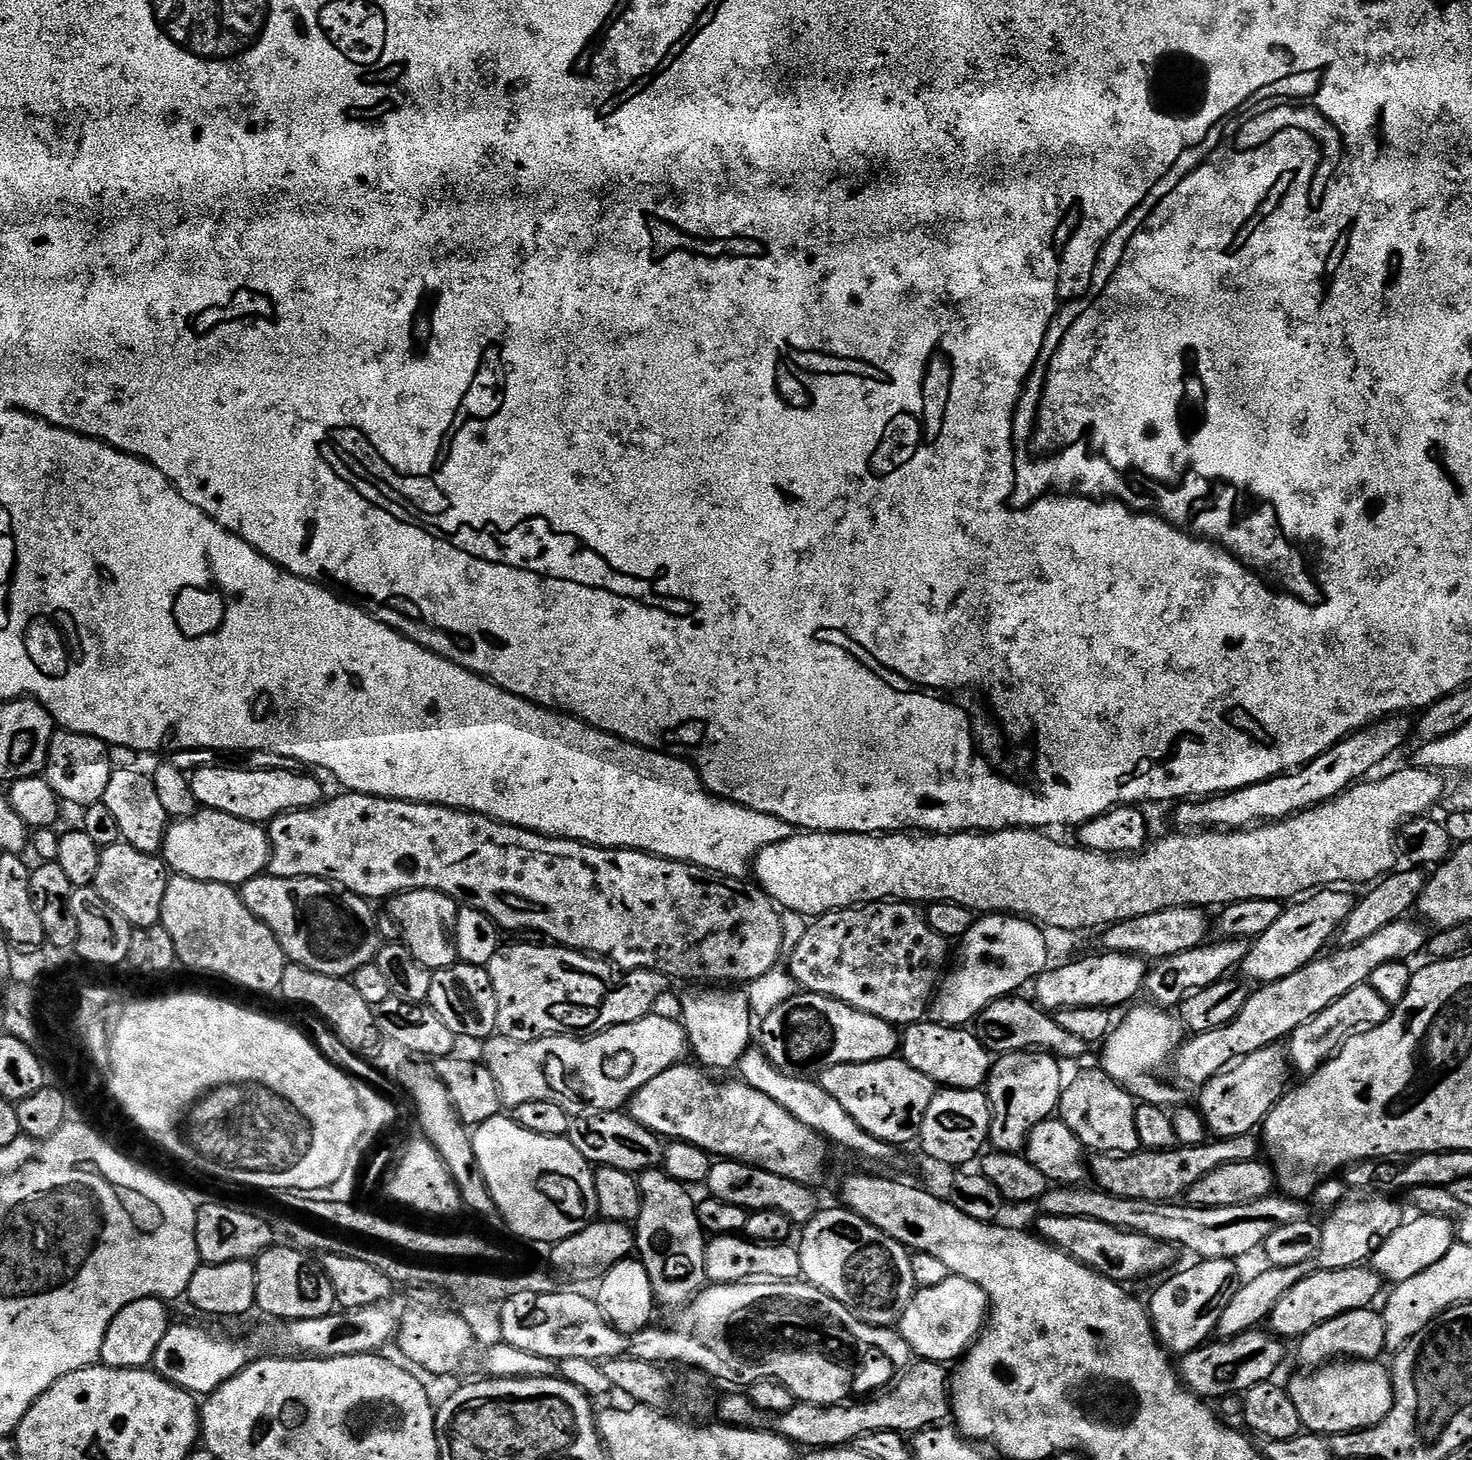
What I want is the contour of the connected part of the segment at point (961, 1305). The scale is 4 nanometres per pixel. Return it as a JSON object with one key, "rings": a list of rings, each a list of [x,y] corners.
{"rings":[[[949,1274],[938,1286],[917,1291],[906,1308],[906,1314],[902,1314],[898,1331],[920,1360],[956,1362],[979,1340],[989,1320],[986,1293],[974,1282]]]}

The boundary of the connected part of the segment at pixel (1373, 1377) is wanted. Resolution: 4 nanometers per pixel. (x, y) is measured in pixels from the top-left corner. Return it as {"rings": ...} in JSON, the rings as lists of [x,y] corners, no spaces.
{"rings":[[[1345,1359],[1343,1362],[1333,1362],[1309,1371],[1308,1376],[1296,1376],[1287,1381],[1286,1387],[1294,1407],[1298,1409],[1298,1418],[1302,1418],[1304,1428],[1317,1434],[1334,1432],[1356,1432],[1360,1428],[1372,1428],[1392,1409],[1392,1377],[1389,1369],[1376,1360]]]}

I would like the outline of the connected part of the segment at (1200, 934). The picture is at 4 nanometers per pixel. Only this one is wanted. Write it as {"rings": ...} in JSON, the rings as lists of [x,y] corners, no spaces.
{"rings":[[[1171,908],[1158,914],[1142,914],[1142,918],[1109,924],[1103,929],[1100,948],[1105,952],[1142,956],[1148,962],[1164,960],[1167,956],[1194,950],[1209,939],[1210,920],[1204,916],[1207,915],[1198,908]]]}

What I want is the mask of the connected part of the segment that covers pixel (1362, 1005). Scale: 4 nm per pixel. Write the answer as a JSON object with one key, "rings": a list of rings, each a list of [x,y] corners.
{"rings":[[[1368,983],[1354,986],[1354,990],[1350,990],[1350,994],[1342,994],[1342,998],[1338,998],[1330,1006],[1326,1006],[1326,1010],[1322,1010],[1322,1014],[1310,1018],[1310,1022],[1298,1026],[1298,1030],[1292,1032],[1286,1044],[1291,1067],[1293,1069],[1301,1068],[1304,1074],[1315,1072],[1330,1057],[1339,1052],[1340,1047],[1349,1036],[1365,1028],[1373,1028],[1386,1022],[1389,1011],[1390,1005],[1386,1002],[1386,998],[1380,997],[1374,990],[1374,986],[1370,986]]]}

